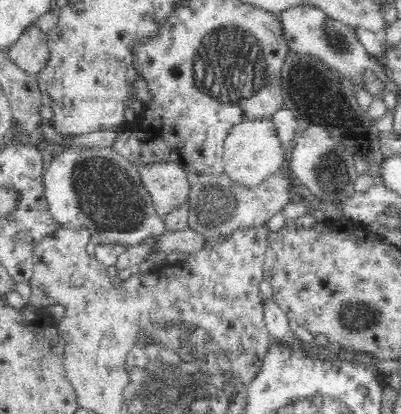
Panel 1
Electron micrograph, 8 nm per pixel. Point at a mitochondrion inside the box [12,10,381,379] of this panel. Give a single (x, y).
(229, 62)

